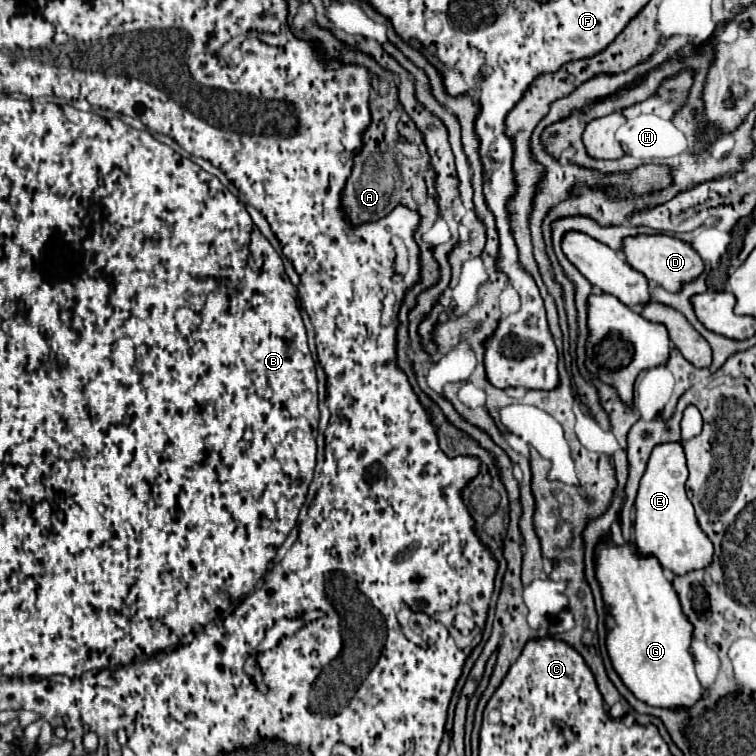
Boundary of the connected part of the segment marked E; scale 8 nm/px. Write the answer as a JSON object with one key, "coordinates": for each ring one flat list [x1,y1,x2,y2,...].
{"coordinates":[[659,444,641,478,635,500,635,546,641,556,655,556,675,576,707,568,713,562,713,544,699,528,691,500,685,494,685,456,681,444]]}

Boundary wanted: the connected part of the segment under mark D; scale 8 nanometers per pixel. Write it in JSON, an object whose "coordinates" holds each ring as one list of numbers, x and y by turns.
{"coordinates":[[635,236,627,238,623,242,623,252,627,256,627,262,637,268,641,274,645,274,653,284,663,286,667,292,679,292,683,284,697,280,703,270,703,258,693,250,691,244,671,238,671,236]]}

